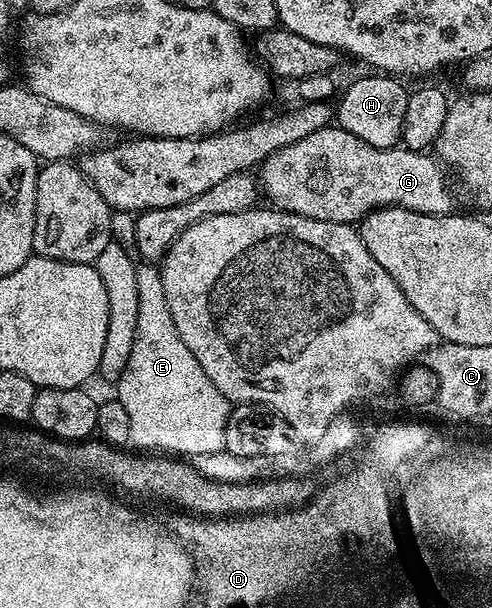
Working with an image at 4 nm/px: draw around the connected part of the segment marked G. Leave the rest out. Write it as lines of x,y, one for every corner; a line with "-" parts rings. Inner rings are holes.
338,125
317,129
317,133
309,133
309,137
301,137
301,141
273,153
261,164
262,171
262,194
266,198
268,195
278,210
292,211
295,215
313,217
317,221
355,225
371,211
379,211
382,207
404,207
426,215
450,215
453,211
448,172
434,154
426,150
413,151
404,145
369,145
369,141
361,141
361,137

